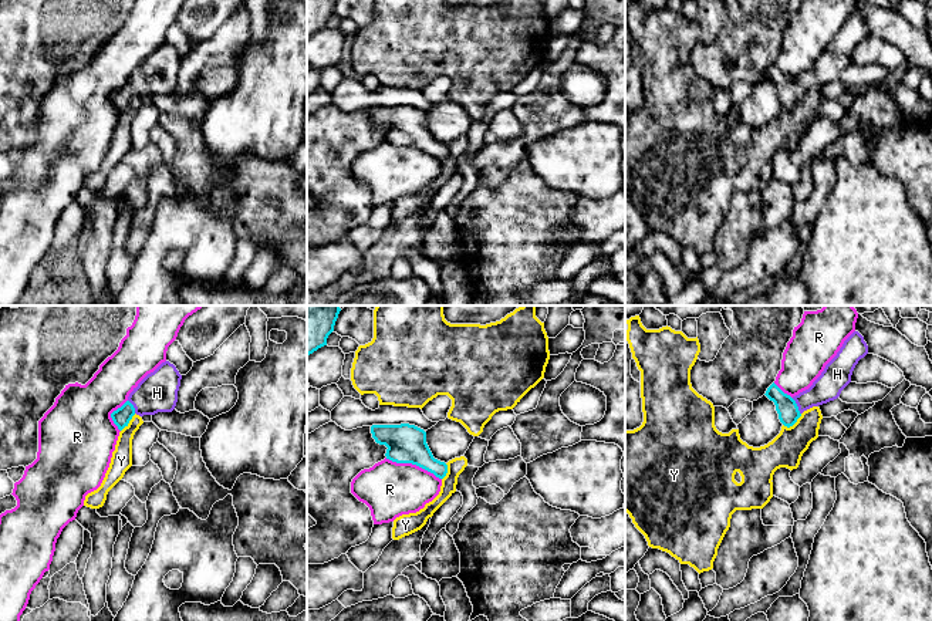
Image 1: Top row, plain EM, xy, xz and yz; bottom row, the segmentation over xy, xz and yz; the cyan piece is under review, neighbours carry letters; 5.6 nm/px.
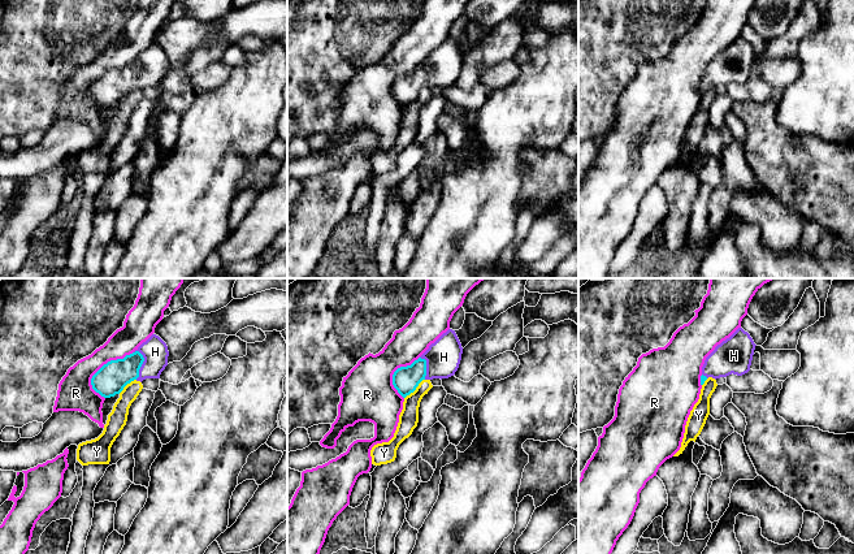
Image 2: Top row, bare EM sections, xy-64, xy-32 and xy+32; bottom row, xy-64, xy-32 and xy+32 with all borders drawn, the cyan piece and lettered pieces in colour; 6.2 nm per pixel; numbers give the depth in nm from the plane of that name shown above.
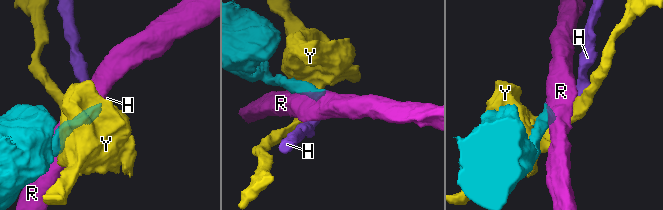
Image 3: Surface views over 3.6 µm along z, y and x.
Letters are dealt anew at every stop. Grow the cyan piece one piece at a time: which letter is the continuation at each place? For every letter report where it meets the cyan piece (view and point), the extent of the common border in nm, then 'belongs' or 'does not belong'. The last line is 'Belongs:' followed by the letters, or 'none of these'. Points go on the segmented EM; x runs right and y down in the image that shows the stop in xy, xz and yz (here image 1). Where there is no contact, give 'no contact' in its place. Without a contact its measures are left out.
H: meets cyan in yz at (797, 407); contact 110 nm long; belongs
R: meets cyan in xz at (414, 463); contact 340 nm long; does not belong
Y: meets cyan in yz at (793, 424); contact 130 nm long; does not belong
Belongs: H

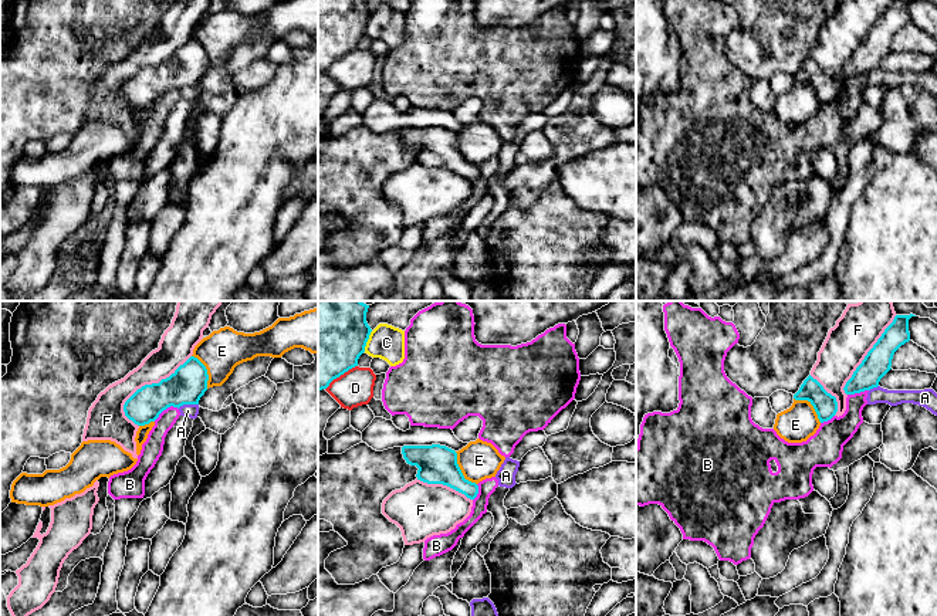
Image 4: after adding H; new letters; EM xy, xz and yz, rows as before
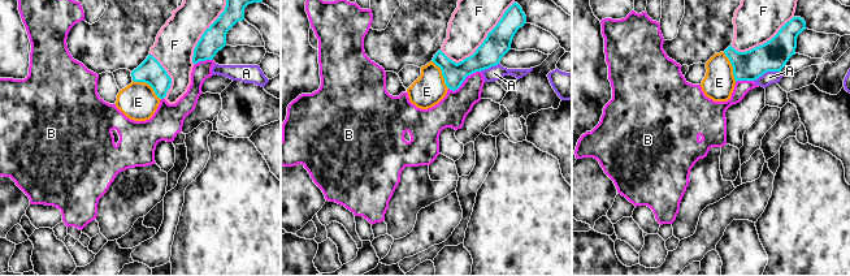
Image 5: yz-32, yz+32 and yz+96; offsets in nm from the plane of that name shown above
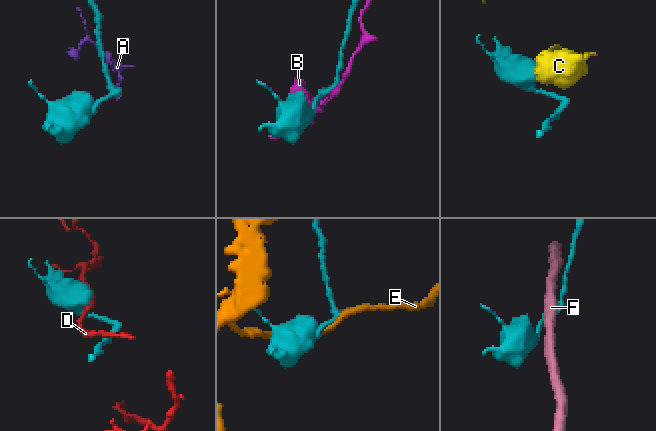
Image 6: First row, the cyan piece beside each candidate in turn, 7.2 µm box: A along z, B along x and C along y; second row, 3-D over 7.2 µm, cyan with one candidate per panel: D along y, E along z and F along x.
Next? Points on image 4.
A: meets cyan in xy at (188, 403); contact 120 nm long; does not belong
B: meets cyan in xy at (165, 409); contact 160 nm long; does not belong
C: meets cyan in xz at (366, 341); contact 130 nm long; does not belong
D: meets cyan in xz at (340, 375); contact 240 nm long; does not belong
E: meets cyan in xz at (460, 470); contact 220 nm long; does not belong
F: meets cyan in xy at (152, 383); contact 500 nm long; does not belong
Belongs: none of these

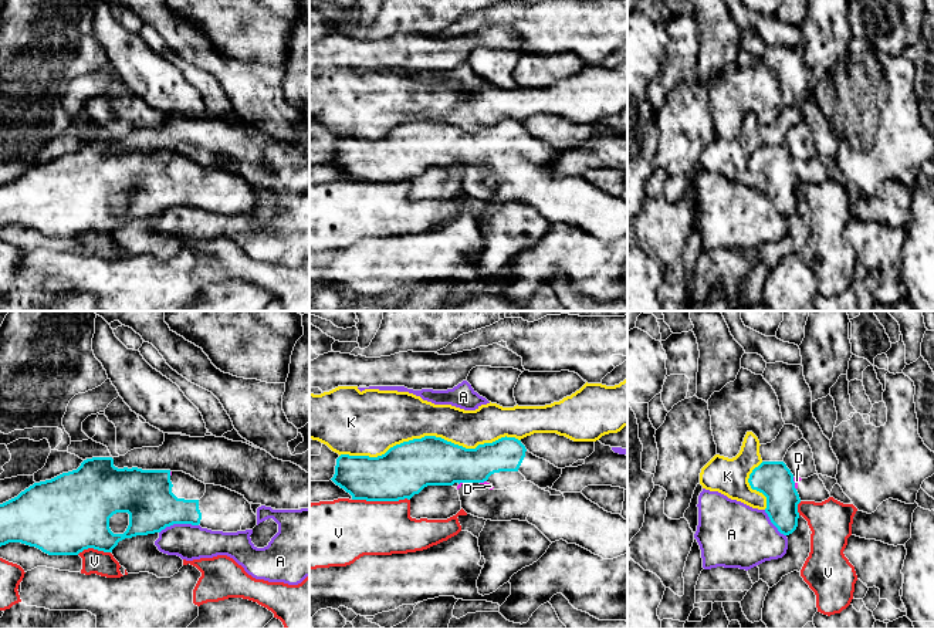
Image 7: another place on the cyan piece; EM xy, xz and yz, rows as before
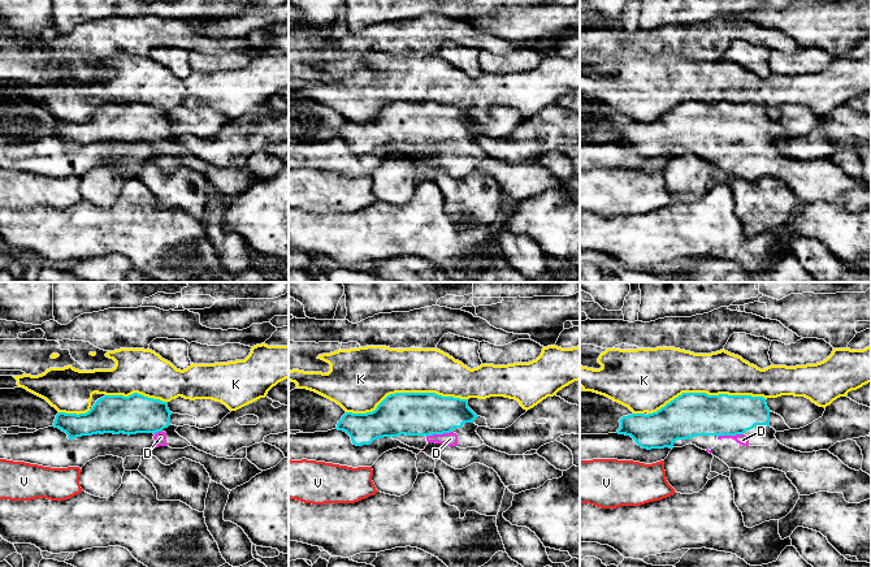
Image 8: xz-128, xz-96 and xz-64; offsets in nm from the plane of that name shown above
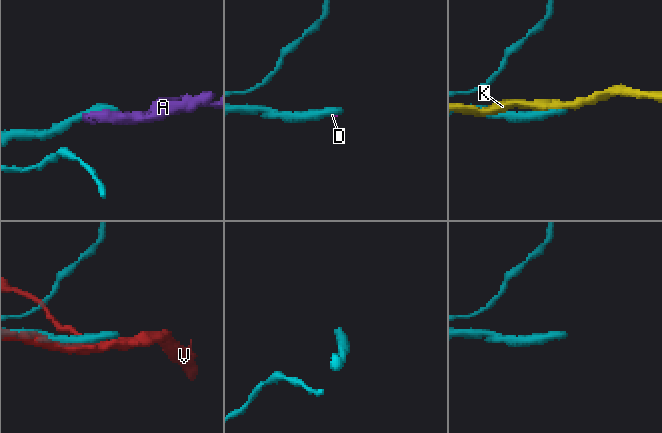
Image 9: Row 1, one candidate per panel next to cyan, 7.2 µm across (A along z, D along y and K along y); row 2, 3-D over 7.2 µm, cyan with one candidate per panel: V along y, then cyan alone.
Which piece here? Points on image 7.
A: meets cyan in xy at (178, 523); contact 220 nm long; does not belong
D: meets cyan in yz at (794, 483); contact 70 nm long; belongs
K: meets cyan in xz at (429, 436); contact 1050 nm long; does not belong
V: meets cyan in xz at (381, 500); contact 320 nm long; does not belong
Belongs: D

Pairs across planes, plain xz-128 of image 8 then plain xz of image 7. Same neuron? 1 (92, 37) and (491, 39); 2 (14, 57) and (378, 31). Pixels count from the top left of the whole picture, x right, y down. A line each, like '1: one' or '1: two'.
1: one
2: two

